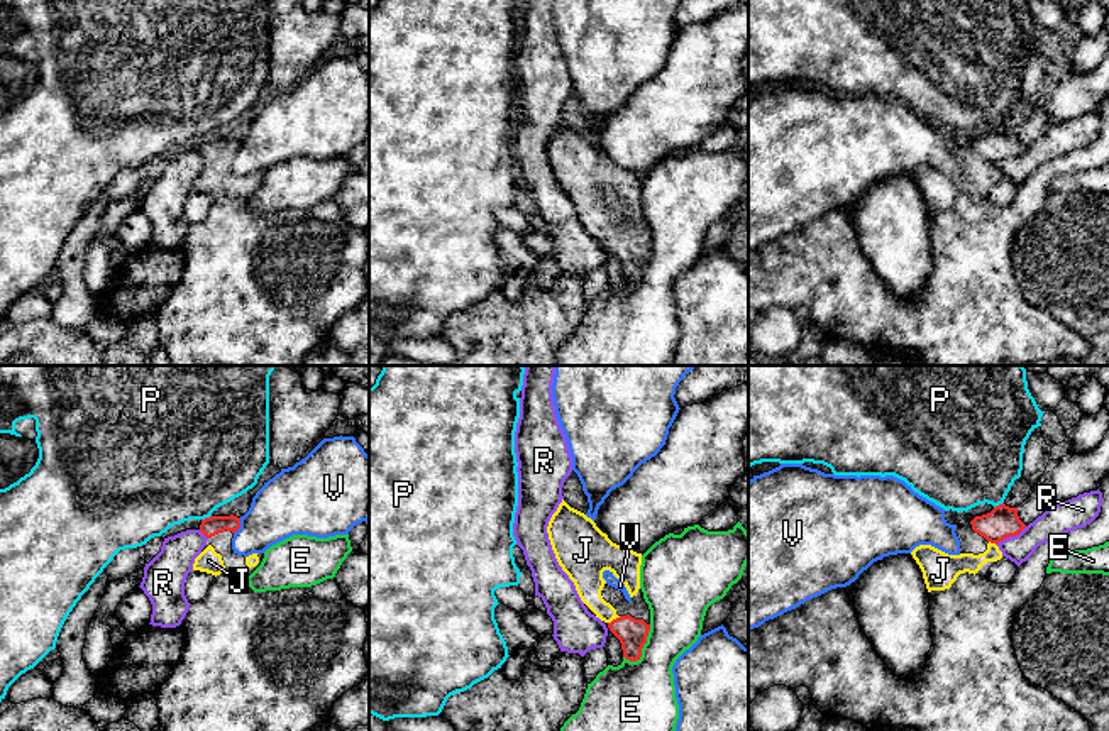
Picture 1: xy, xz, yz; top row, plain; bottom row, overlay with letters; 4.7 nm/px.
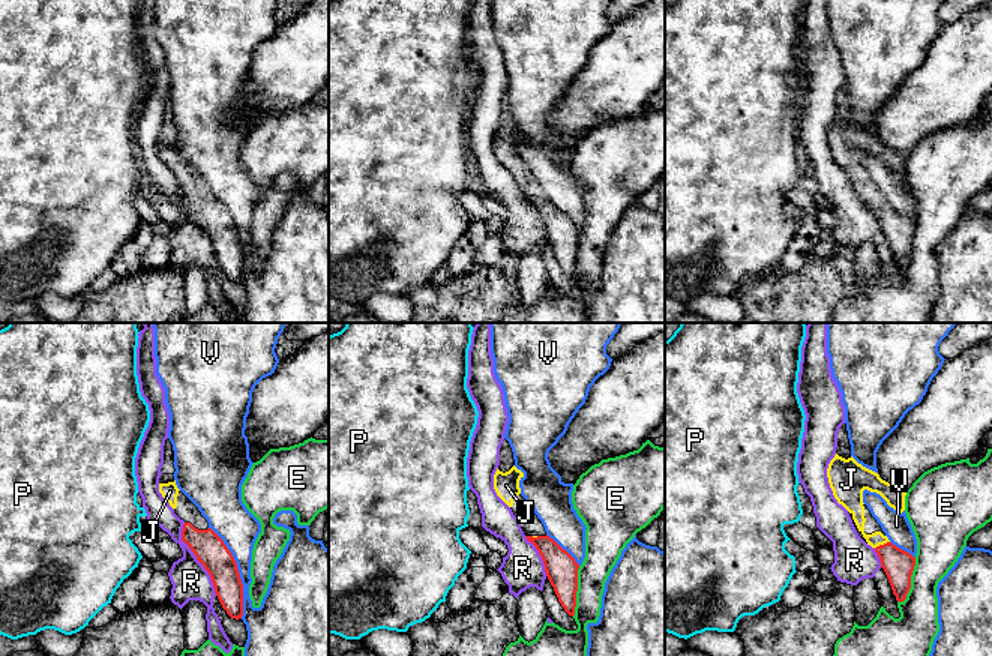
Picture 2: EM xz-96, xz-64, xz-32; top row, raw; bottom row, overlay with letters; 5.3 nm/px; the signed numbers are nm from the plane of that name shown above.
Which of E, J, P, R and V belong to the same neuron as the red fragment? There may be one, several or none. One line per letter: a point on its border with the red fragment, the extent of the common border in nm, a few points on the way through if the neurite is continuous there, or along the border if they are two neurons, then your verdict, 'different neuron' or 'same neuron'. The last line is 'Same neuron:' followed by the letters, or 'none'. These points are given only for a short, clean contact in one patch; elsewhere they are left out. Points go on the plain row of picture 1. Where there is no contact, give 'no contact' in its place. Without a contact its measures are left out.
E: meets red in xz at (642, 268); contact 200 nm long; border along xz (651, 246), (642, 274), (635, 281), (627, 281); different neuron
J: meets red in xz at (613, 241); contact 70 nm long; runs through xz (632, 254), (613, 241), (591, 219), (588, 195); same neuron
P: meets red in xy at (205, 139); contact 50 nm long; border along xy (210, 136), (202, 141); different neuron
R: meets red in yz at (1011, 156); contact 170 nm long; different neuron
V: meets red in xy at (239, 148); contact 90 nm long; different neuron
Same neuron: J

